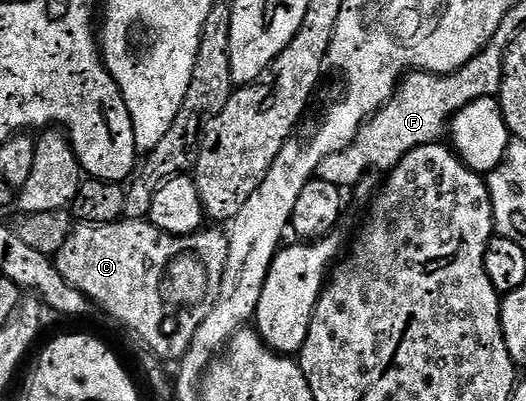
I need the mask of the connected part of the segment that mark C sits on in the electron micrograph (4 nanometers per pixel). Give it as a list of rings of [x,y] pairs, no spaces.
[[[123,219],[99,226],[76,226],[53,262],[73,289],[85,293],[96,308],[108,311],[117,322],[124,323],[153,354],[178,361],[189,349],[201,321],[215,308],[228,257],[229,241],[224,232],[204,229],[192,235],[170,235],[149,221]]]

